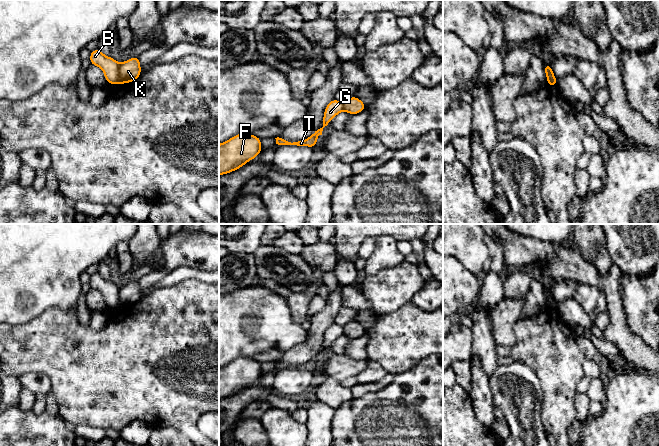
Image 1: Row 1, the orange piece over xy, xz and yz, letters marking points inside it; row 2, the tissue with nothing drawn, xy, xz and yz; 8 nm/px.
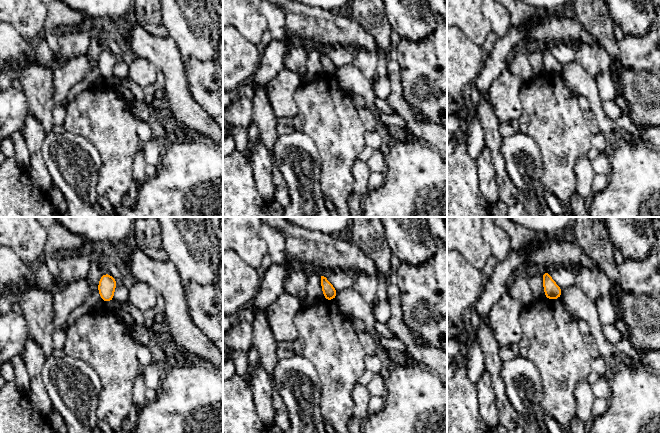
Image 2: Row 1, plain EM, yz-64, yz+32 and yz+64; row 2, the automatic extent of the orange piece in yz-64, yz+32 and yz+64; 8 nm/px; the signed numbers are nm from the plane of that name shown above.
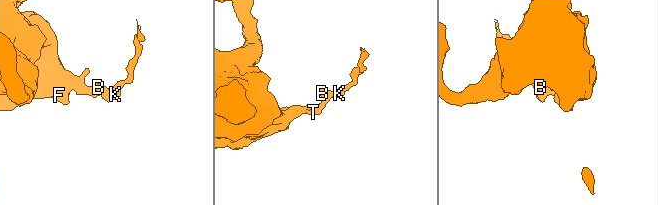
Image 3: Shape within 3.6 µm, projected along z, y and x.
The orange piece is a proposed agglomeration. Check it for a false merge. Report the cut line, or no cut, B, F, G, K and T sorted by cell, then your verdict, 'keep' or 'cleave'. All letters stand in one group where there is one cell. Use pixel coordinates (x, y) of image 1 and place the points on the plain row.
cut in xy along (118, 288), (120, 305); B F G T / K; cleave

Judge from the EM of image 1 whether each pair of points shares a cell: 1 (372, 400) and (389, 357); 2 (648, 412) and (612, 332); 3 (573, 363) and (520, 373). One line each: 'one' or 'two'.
1: two
2: two
3: two

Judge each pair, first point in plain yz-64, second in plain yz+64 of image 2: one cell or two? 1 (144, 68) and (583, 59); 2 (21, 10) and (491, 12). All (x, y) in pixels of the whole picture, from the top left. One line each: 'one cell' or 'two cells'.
1: one cell
2: two cells

